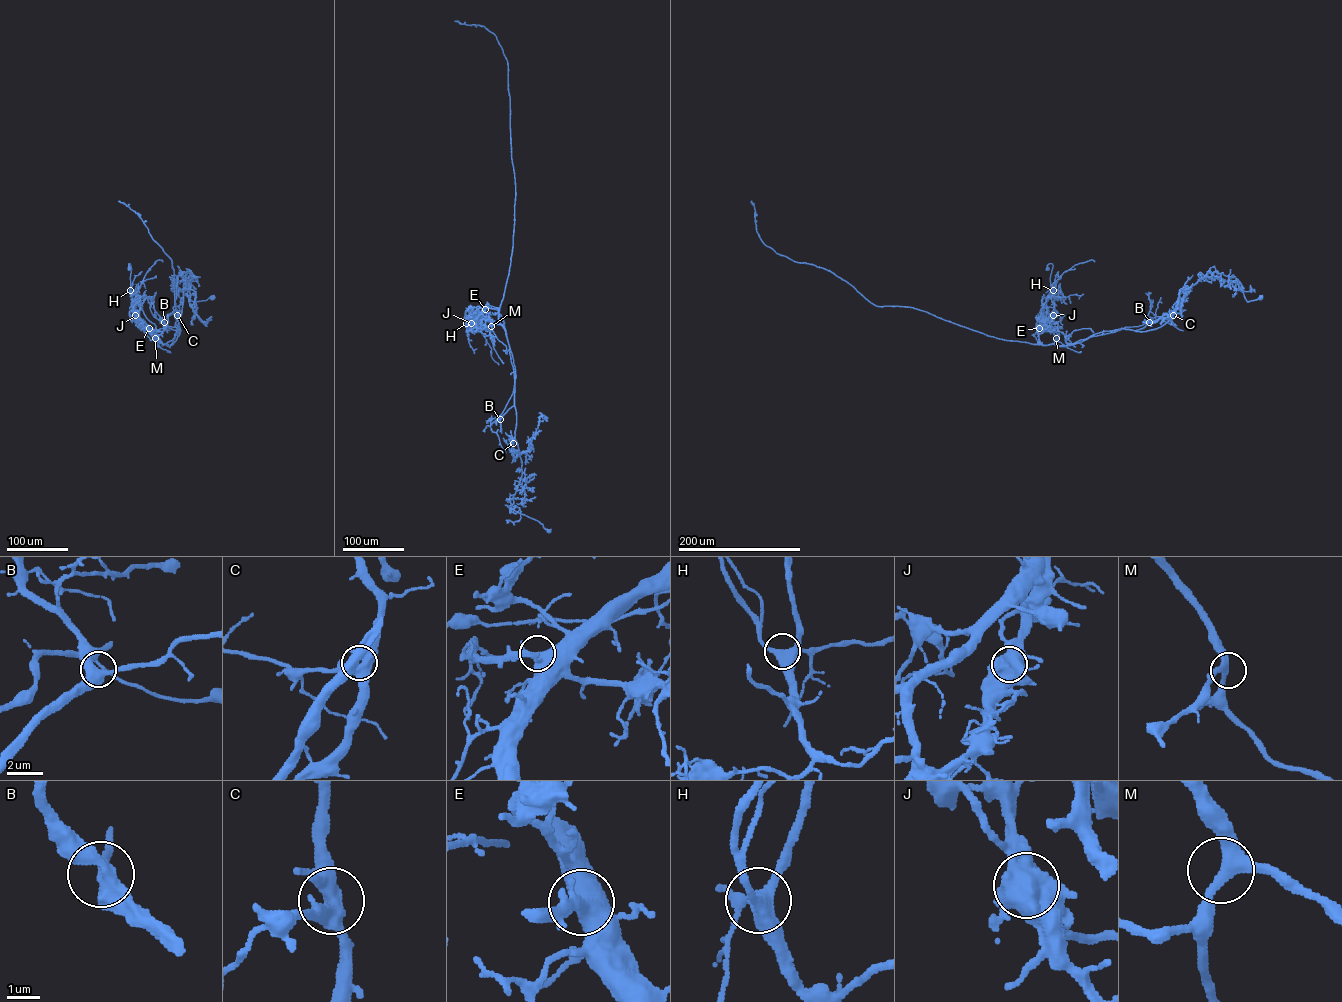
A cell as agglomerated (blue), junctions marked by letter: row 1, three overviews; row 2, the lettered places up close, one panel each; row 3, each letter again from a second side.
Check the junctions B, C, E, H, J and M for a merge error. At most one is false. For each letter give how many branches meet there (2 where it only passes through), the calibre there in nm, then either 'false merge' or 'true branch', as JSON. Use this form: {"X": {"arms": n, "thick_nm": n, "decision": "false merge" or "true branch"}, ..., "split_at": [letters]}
{"B": {"arms": 3, "thick_nm": 400, "decision": "true branch"}, "C": {"arms": 4, "thick_nm": 480, "decision": "true branch"}, "E": {"arms": 4, "thick_nm": 440, "decision": "true branch"}, "H": {"arms": 4, "thick_nm": 400, "decision": "true branch"}, "J": {"arms": 4, "thick_nm": 850, "decision": "false merge"}, "M": {"arms": 3, "thick_nm": 320, "decision": "true branch"}, "split_at": ["J"]}

